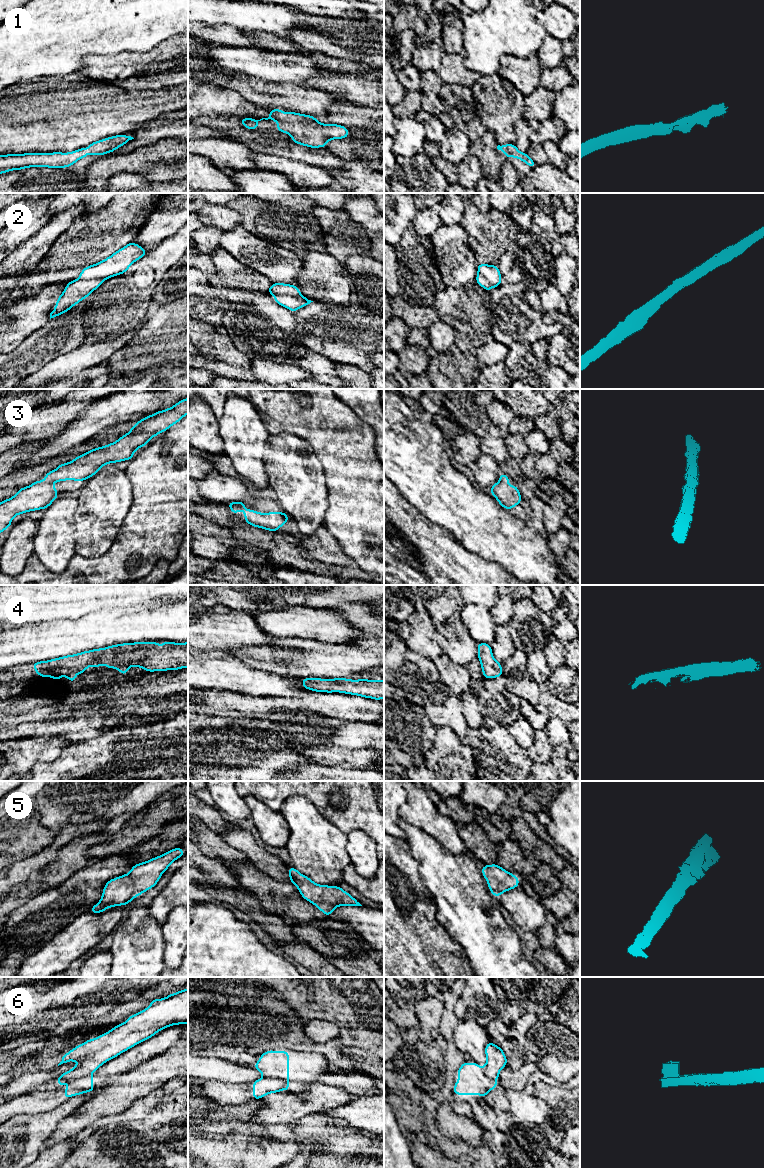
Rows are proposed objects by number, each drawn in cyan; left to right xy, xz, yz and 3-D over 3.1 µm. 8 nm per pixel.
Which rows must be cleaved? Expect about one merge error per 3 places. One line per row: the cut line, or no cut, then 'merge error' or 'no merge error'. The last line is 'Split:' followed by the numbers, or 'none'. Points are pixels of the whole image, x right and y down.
1: no cut | no merge error
2: no cut | no merge error
3: no cut | no merge error
4: no cut | no merge error
5: no cut | no merge error
6: xz (264, 1077), (281, 1079), (284, 1088) | merge error
Split: 6

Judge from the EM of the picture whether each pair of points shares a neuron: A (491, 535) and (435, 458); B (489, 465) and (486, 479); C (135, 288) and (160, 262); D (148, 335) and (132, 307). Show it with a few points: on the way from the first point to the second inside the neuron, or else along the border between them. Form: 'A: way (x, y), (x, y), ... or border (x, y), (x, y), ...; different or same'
A: way (472, 516), (435, 477); same
B: way (486, 468), (486, 476); same
C: way (142, 281), (153, 268); same
D: border (149, 313), (138, 325); different

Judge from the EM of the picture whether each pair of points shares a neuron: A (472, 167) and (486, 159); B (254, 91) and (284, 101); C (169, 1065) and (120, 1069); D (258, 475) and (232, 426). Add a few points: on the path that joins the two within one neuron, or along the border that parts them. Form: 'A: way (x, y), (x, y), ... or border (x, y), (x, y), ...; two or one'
A: border (471, 154), (478, 159), (484, 176); two
B: way (261, 93), (277, 96); one
C: border (158, 1055), (144, 1062), (138, 1068); two
D: way (249, 463), (244, 446), (244, 438); one

